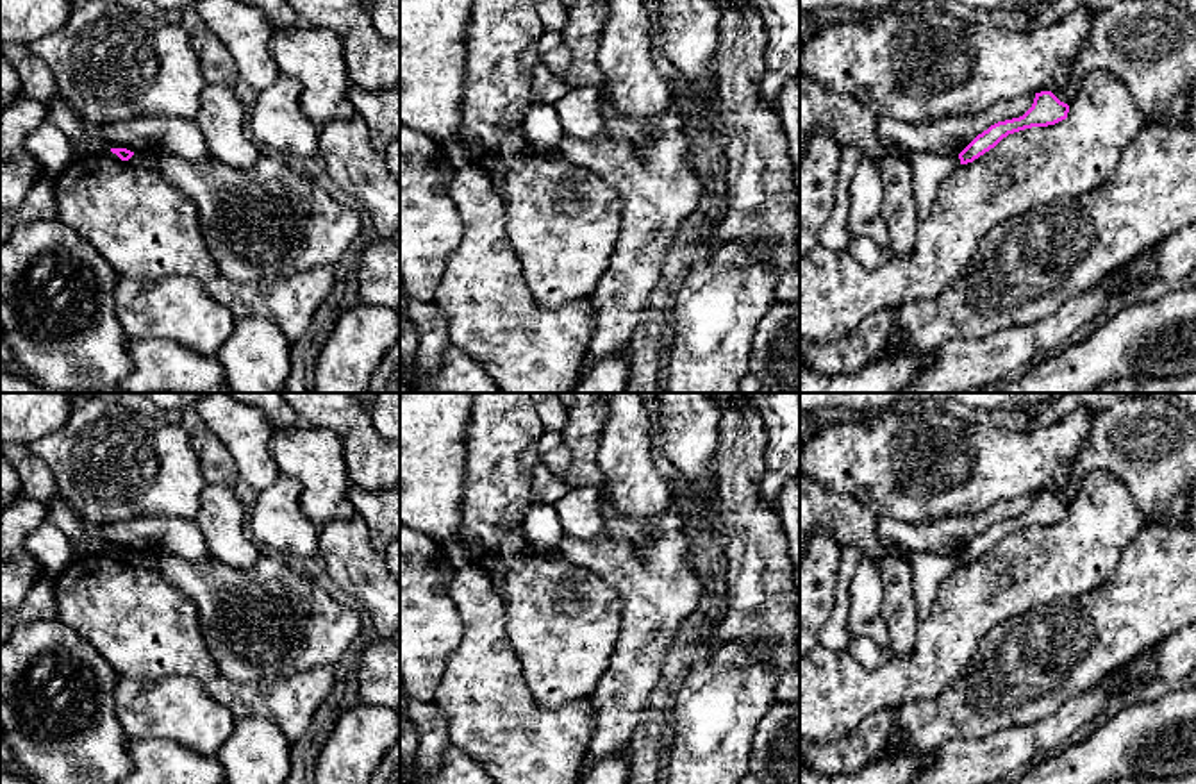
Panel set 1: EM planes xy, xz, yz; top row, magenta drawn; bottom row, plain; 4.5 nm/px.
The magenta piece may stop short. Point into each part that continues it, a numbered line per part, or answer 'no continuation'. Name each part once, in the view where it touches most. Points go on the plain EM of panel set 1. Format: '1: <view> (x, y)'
no continuation

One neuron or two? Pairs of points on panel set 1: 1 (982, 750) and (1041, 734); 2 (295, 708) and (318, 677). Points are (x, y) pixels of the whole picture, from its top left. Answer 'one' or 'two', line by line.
1: one
2: one

